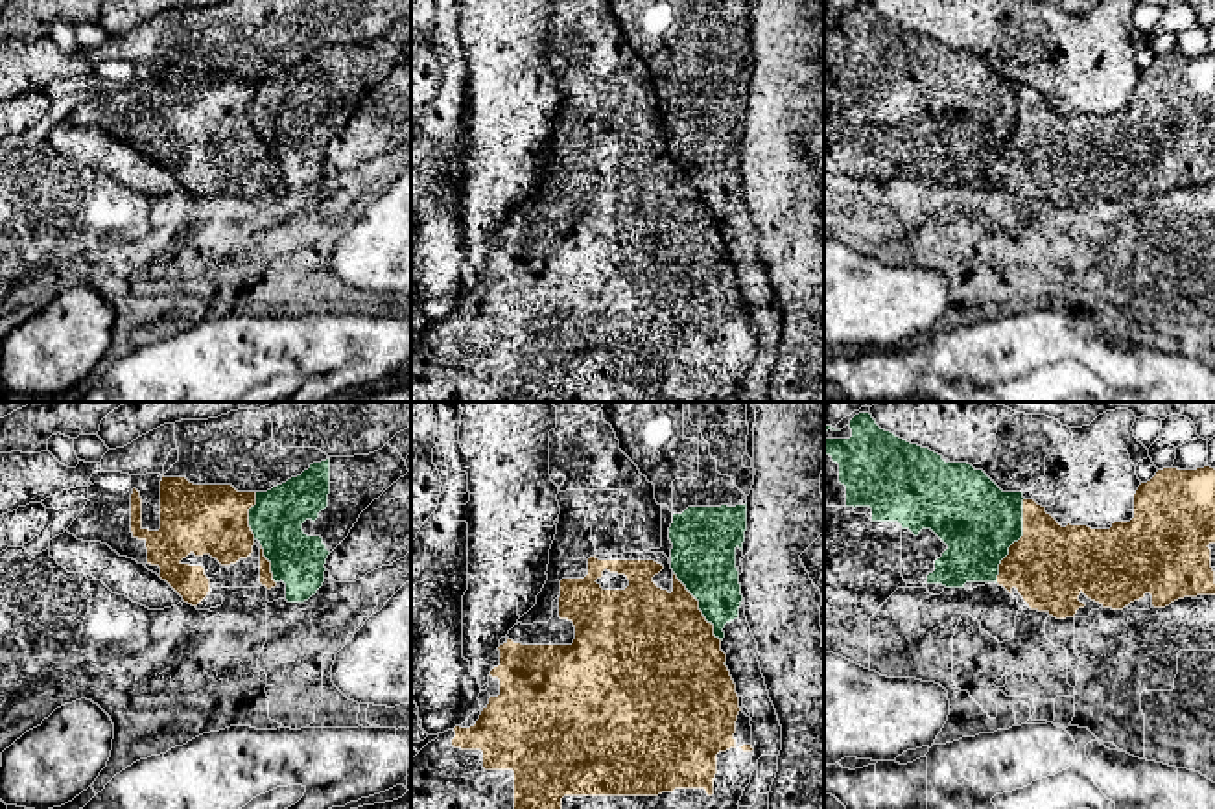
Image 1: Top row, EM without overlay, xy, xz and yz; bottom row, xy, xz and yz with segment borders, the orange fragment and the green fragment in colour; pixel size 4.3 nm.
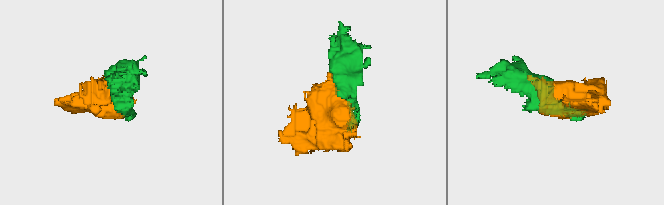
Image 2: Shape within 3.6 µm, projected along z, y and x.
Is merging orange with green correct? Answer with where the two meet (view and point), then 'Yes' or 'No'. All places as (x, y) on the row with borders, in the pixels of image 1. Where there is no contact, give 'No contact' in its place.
Touches orange at yz (1018, 540). No

